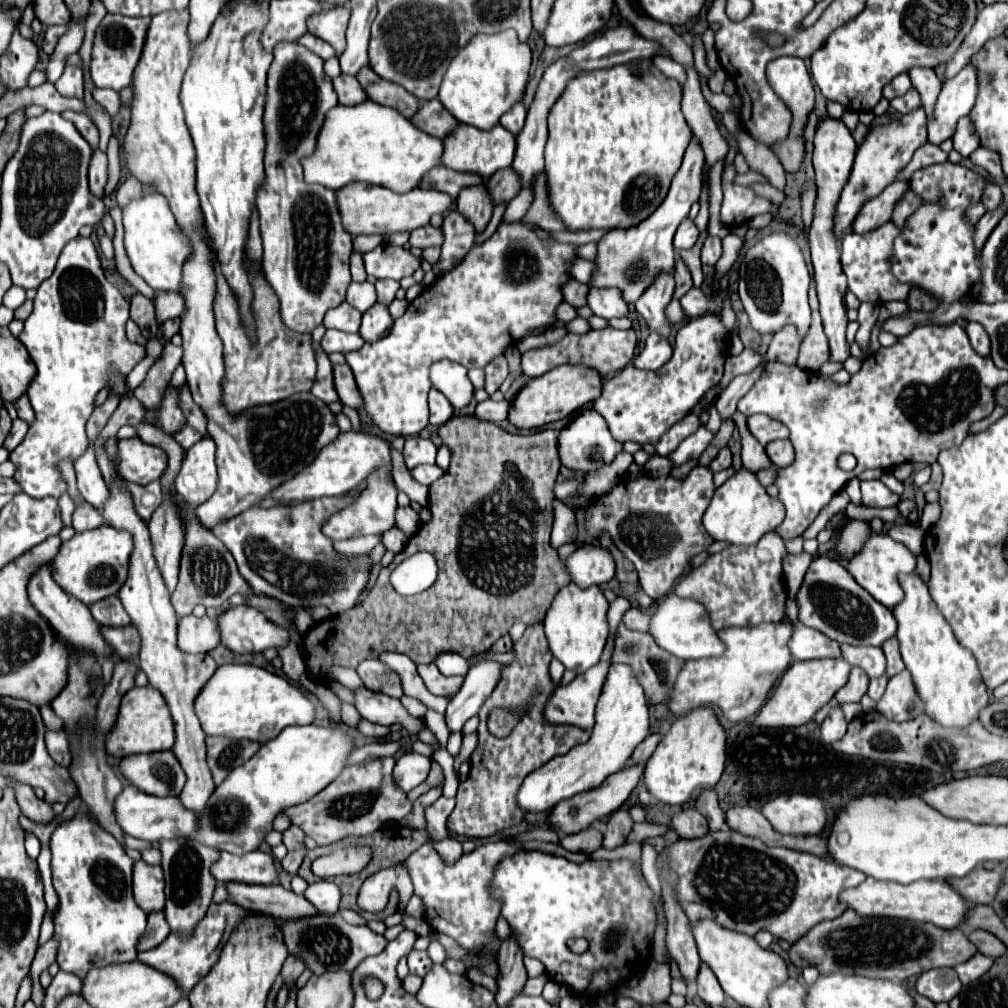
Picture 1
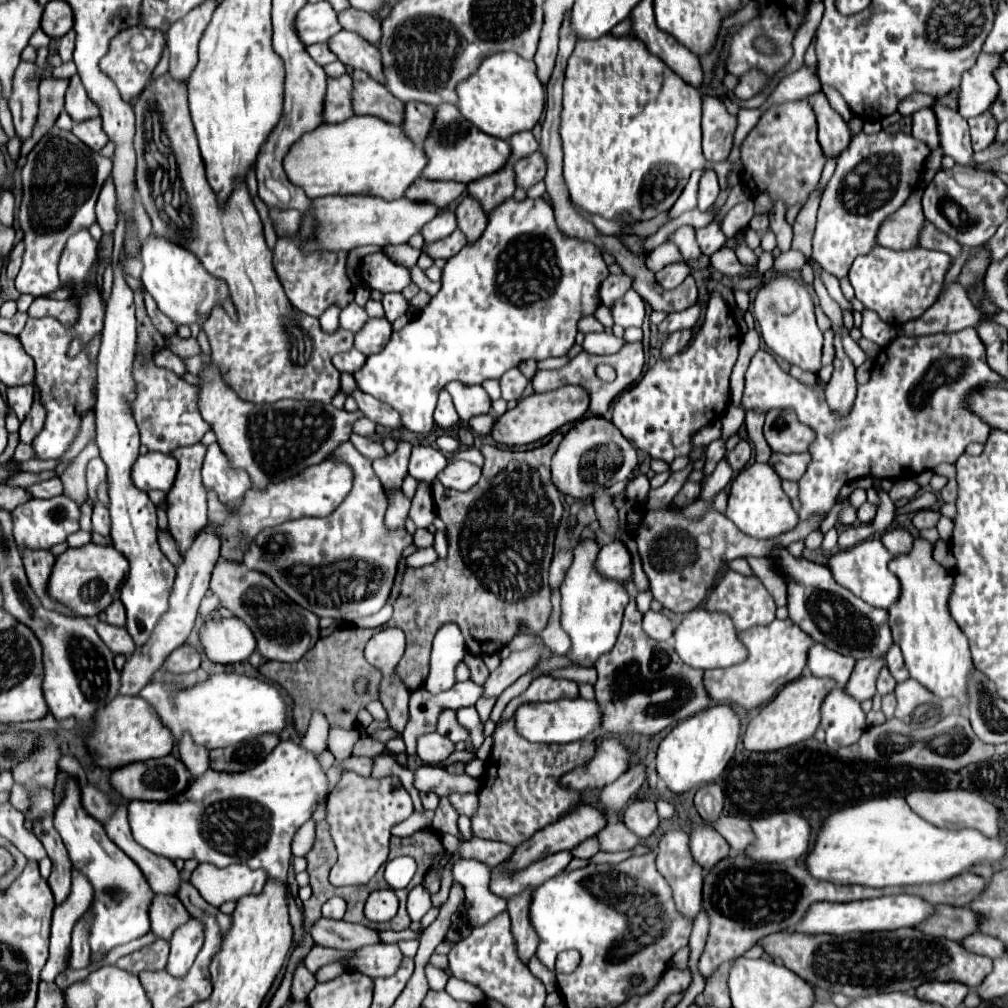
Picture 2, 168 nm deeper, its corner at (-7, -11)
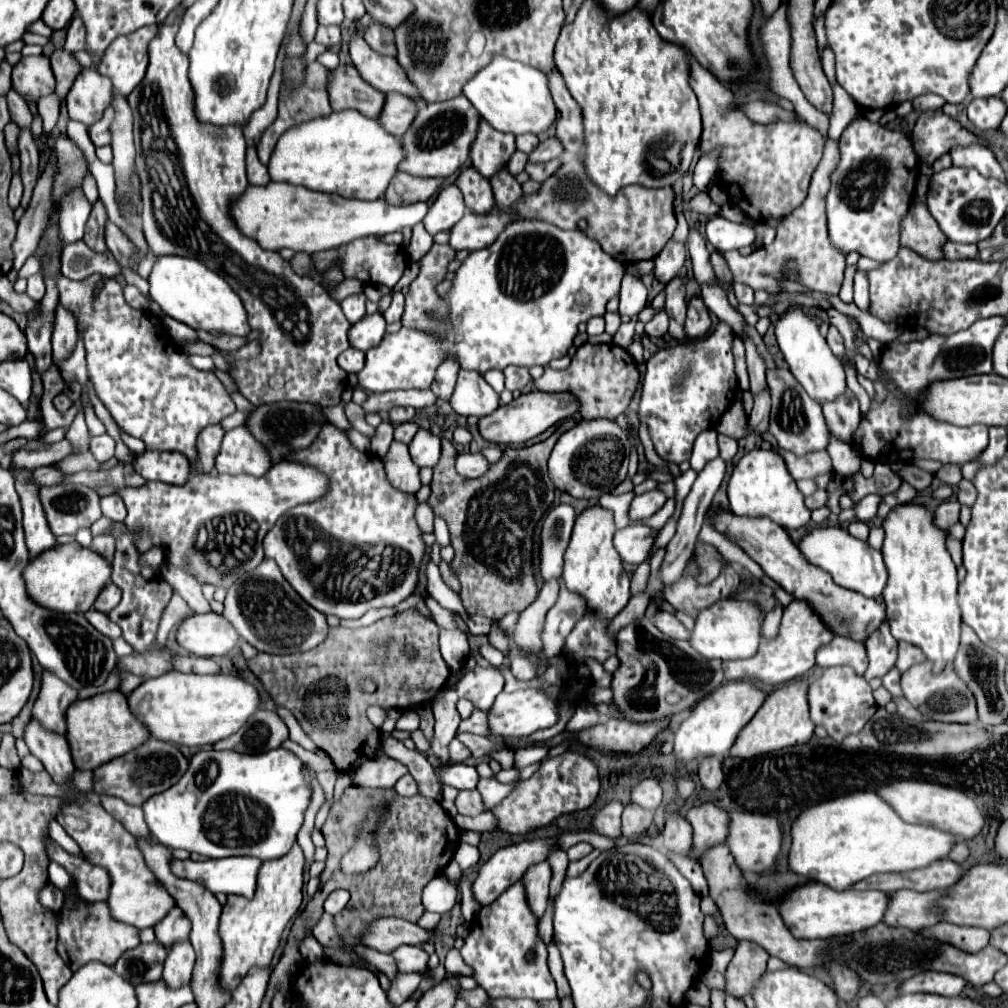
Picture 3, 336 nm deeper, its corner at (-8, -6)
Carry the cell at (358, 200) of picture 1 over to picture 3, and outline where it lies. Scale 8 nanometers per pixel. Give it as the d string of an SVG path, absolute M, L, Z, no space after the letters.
M270 181L266 187L250 185L248 195L244 195L244 199L236 203L236 211L232 211L232 215L236 215L236 223L240 223L240 231L248 233L264 249L280 251L288 247L292 251L304 253L320 253L336 249L360 237L380 237L402 231L404 227L414 227L416 223L420 223L426 213L426 203L390 205L384 199L346 199L338 193L318 193L306 187L274 181Z

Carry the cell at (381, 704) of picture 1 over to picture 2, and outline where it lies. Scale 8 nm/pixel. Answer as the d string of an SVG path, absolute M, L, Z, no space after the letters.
M431 732L431 734L425 734L417 740L417 754L419 758L425 762L425 764L435 764L439 766L443 760L447 760L451 754L455 752L455 744L437 734L437 732Z

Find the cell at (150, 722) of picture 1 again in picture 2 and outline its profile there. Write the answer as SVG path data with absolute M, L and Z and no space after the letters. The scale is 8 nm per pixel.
M117 694L107 708L95 712L95 724L85 744L95 756L95 764L101 768L121 768L129 762L143 762L149 758L167 756L173 748L173 734L161 724L153 708L139 696Z

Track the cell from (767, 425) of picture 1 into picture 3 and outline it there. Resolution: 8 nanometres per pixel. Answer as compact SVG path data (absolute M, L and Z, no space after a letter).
M776 369L768 371L768 387L772 397L772 413L770 413L770 433L776 437L778 445L786 451L792 451L794 455L806 455L808 451L820 451L828 445L828 427L822 417L822 407L812 401L804 387L794 379L794 375L788 369Z

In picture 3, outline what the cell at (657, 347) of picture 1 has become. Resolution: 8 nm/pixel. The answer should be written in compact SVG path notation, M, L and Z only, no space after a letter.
M692 299L688 303L688 317L684 323L684 333L688 335L688 339L700 339L704 337L704 333L708 333L710 329L710 315L706 305L702 303L702 299Z

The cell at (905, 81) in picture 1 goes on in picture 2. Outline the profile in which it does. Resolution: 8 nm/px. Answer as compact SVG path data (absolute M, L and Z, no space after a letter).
M913 94L913 96L905 98L905 100L899 104L899 112L901 112L901 116L911 116L913 112L917 112L917 110L921 110L921 108L931 108L931 104L935 104L933 96Z

